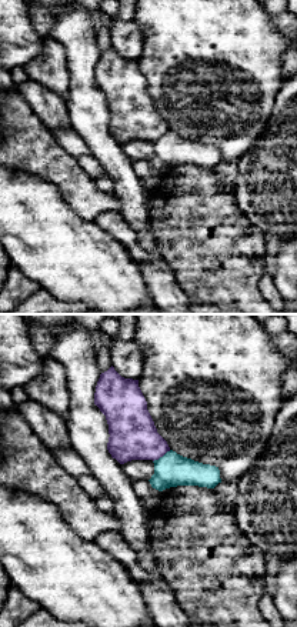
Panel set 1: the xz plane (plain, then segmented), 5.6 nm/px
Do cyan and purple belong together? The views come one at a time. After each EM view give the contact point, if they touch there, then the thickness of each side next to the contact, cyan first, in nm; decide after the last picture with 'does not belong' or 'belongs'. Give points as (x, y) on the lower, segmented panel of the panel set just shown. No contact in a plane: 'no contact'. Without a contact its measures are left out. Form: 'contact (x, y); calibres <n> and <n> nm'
contact (163, 456); calibres 190 and 280 nm

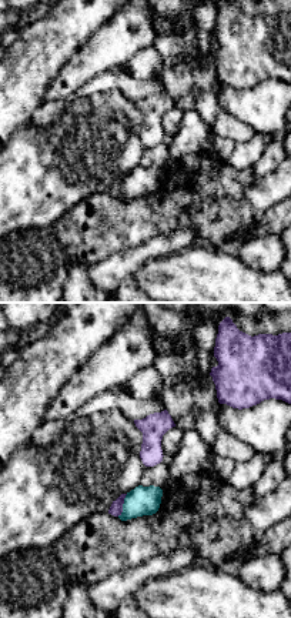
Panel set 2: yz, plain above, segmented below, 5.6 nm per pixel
contact (123, 505); calibres 160 and 70 nm

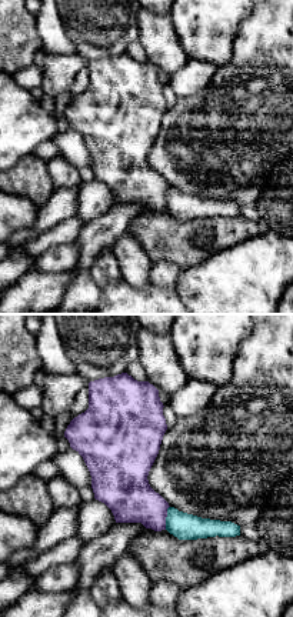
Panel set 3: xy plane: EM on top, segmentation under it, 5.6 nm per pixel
contact (166, 517); calibres 150 and 260 nm

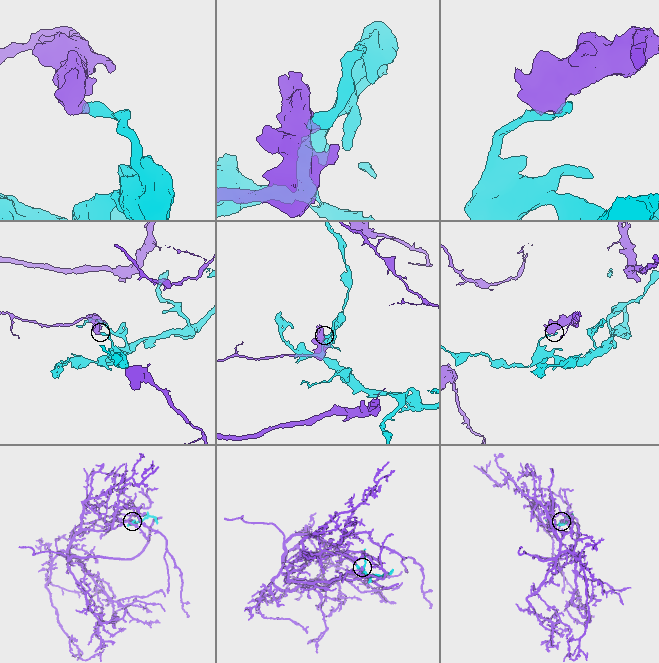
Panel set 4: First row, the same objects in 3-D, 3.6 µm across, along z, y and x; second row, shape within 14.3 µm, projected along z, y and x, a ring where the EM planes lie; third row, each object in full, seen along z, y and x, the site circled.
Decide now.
does not belong

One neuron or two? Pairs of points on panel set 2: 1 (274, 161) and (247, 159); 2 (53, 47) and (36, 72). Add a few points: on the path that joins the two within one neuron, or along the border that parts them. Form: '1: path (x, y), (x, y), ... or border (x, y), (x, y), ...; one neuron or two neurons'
1: border (270, 143), (250, 167); two neurons
2: path (47, 53), (36, 66); one neuron

